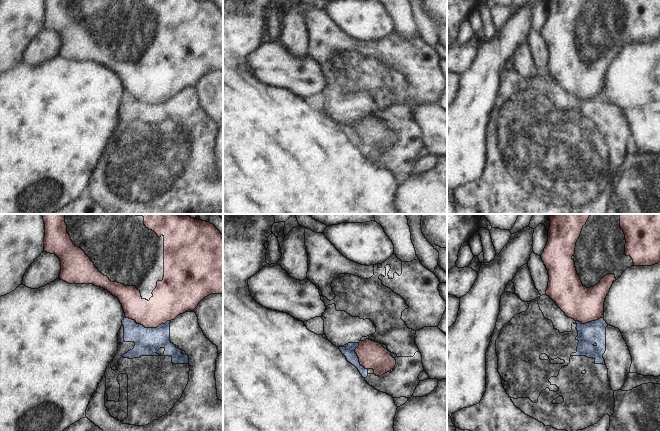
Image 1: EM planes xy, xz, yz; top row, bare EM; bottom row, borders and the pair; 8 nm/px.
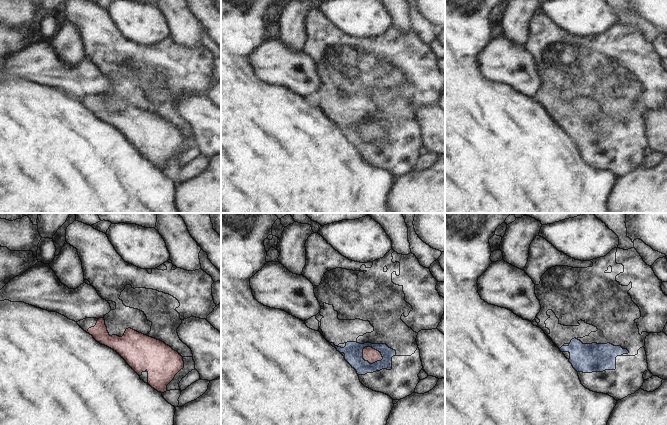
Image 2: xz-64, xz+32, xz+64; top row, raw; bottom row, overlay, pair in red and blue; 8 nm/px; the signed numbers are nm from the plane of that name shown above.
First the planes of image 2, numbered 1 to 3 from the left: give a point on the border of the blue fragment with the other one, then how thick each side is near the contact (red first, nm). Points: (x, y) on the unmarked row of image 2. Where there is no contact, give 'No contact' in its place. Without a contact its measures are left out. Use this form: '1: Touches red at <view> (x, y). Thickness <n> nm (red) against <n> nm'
1: No contact
2: Touches red at xz+32 (374, 125). Thickness 120 nm (red) against 150 nm
3: No contact.

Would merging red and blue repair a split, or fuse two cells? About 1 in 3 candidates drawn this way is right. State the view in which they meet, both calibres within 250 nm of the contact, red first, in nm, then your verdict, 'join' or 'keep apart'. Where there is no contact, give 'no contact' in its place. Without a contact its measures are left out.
meets red in xy; 260 nm thick on the red side, 220 nm on the other; keep apart

